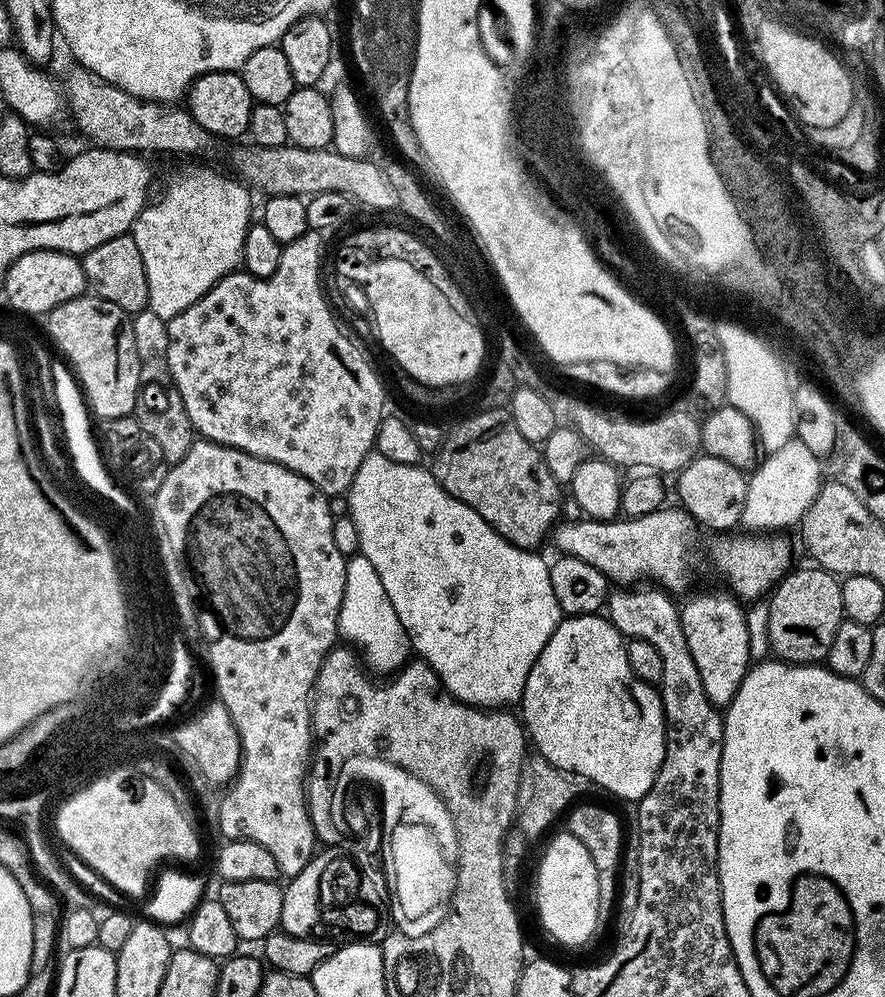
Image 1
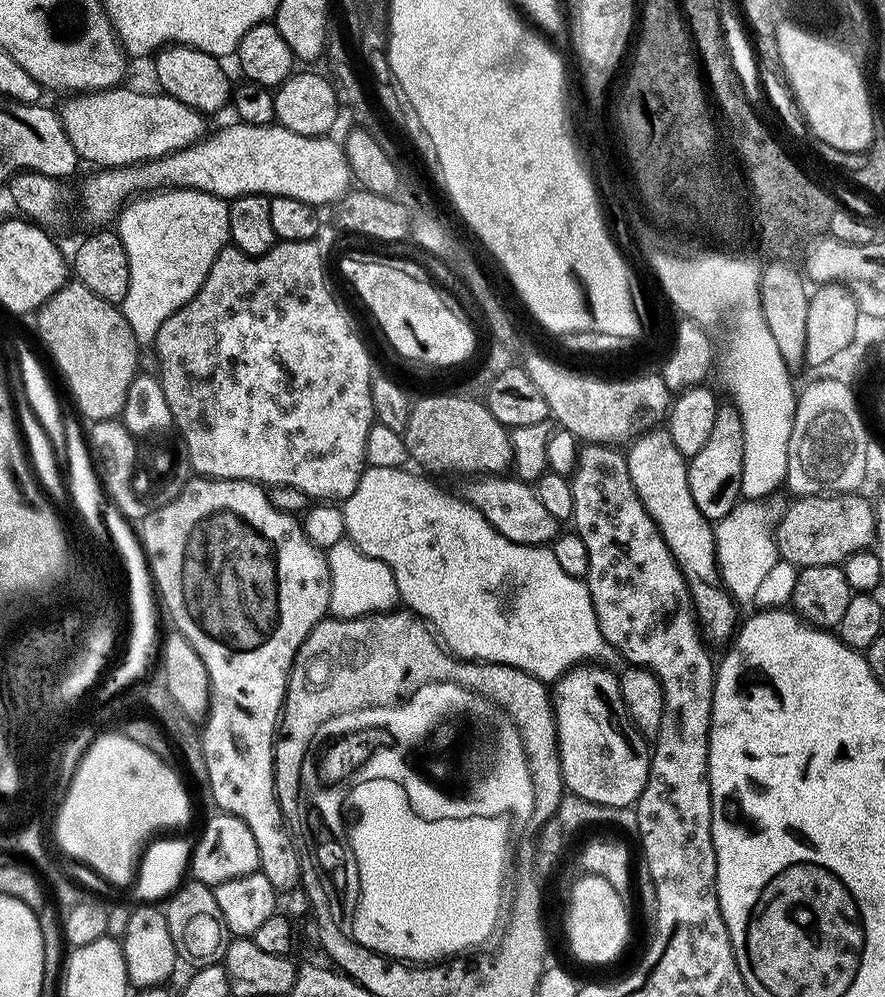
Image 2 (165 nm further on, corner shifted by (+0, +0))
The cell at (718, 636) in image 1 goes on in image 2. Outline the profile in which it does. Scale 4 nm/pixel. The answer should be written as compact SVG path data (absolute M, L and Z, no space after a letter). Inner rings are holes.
M653 426L627 447L625 460L635 493L646 506L667 548L674 554L680 569L683 570L684 580L692 598L693 611L703 635L707 639L727 641L738 626L737 605L721 585L716 586L708 580L712 577L715 579L718 574L715 529L711 521L698 510L694 498L690 495L687 457L675 446L667 427Z

